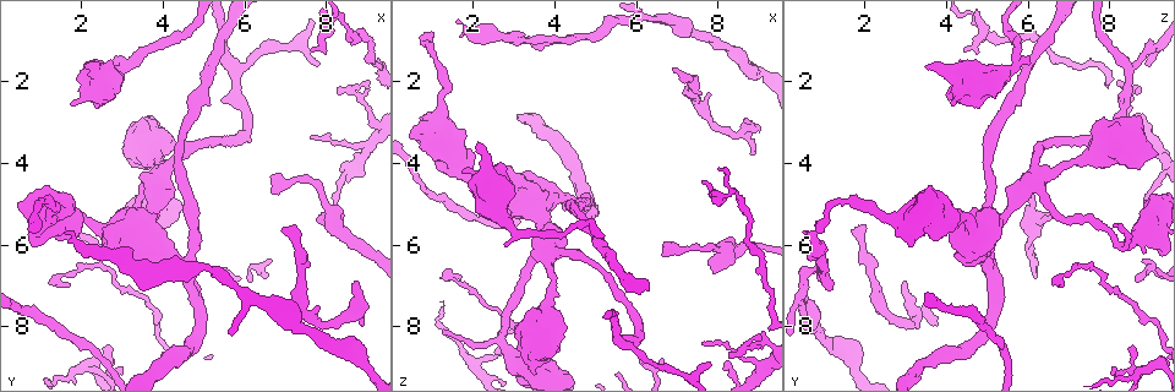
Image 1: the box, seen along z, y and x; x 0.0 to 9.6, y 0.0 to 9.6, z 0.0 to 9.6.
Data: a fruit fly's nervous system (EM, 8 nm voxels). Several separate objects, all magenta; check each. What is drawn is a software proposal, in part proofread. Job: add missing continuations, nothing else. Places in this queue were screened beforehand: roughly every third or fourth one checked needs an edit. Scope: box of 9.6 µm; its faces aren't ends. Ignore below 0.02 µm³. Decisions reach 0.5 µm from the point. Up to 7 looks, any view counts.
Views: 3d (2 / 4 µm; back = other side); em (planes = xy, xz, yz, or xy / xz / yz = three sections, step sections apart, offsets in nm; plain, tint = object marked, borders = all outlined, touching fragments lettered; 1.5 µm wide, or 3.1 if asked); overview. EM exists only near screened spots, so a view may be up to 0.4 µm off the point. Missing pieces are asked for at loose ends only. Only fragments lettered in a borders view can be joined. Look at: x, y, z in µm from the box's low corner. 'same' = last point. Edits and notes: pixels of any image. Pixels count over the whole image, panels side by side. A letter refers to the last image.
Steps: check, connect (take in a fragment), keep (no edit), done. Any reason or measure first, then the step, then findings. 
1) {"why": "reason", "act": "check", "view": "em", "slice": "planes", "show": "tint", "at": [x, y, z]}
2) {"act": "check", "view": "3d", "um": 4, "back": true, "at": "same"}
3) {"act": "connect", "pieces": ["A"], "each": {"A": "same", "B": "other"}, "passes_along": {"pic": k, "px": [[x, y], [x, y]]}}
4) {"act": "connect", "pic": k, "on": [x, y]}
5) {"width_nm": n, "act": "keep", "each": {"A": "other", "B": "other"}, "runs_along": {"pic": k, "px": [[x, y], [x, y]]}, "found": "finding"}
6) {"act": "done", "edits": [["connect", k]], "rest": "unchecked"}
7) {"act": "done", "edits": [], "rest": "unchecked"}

{"why": "free end", "act": "check", "view": "3d", "um": 4, "at": [8.85, 7.90, 3.85]}

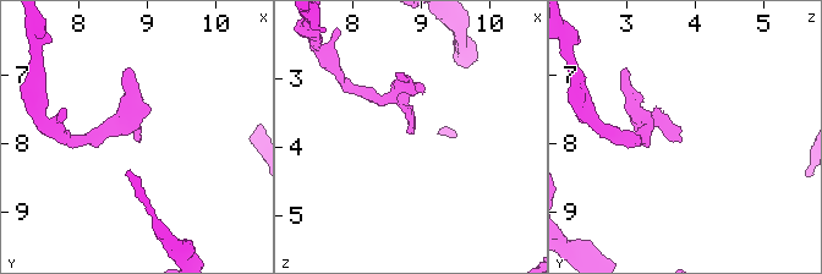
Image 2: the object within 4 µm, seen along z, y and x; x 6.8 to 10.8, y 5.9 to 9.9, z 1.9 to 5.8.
{"why": "now the EM", "act": "check", "view": "em", "slice": "yz", "step": 8, "show": "borders", "at": [8.80, 8.00, 3.85]}

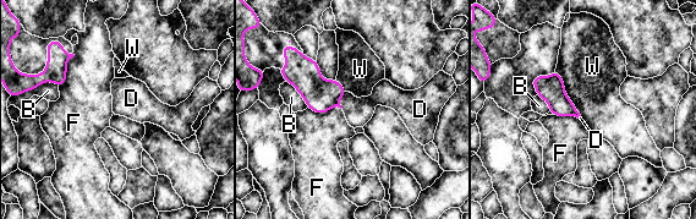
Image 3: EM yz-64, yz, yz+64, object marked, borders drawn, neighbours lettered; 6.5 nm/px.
{"act": "connect", "pieces": ["D"], "each": {"B": "other", "D": "same", "F": "other", "W": "other"}, "passes_along": {"pic": 3, "px": [[321, 96], [339, 99], [359, 111]]}, "found": "it goes on there"}

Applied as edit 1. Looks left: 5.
{"why": "redraw", "act": "check", "view": "overview"}

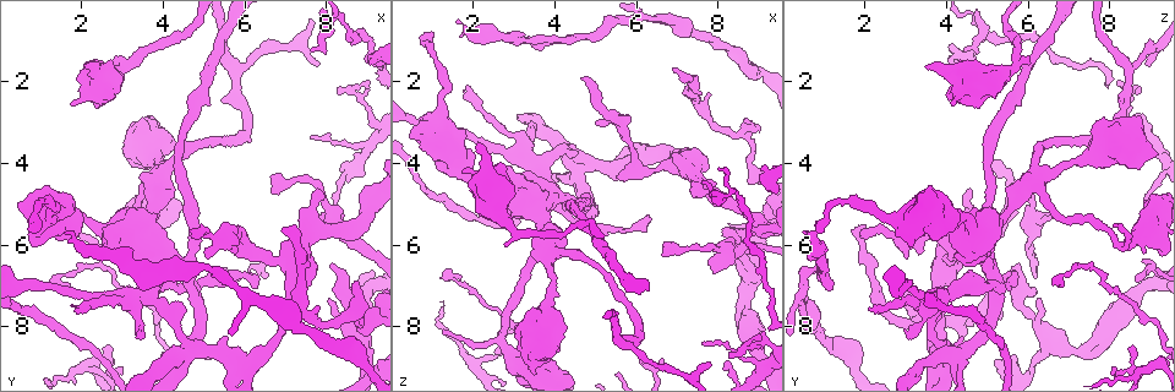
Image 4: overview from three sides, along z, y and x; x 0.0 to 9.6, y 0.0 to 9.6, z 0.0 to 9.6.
{"why": "thin end", "act": "check", "view": "3d", "um": 2, "at": [6.95, 5.60, 1.65]}

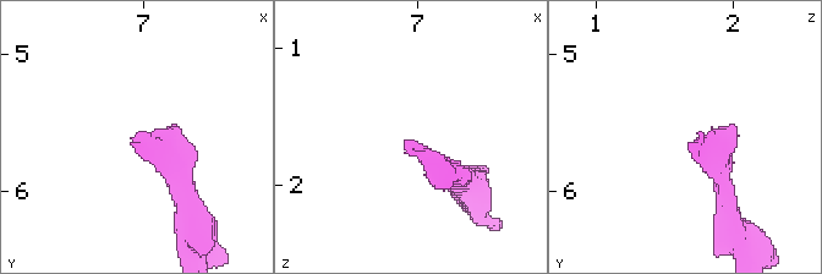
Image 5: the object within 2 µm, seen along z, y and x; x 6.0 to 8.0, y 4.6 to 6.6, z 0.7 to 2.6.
{"act": "check", "view": "em", "slice": "planes", "show": "borders", "at": [6.92, 5.64, 1.64]}

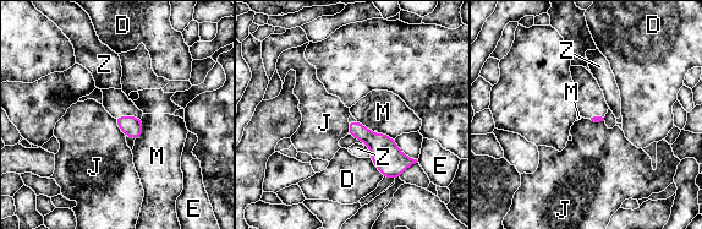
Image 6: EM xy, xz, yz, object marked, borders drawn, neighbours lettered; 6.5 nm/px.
{"act": "keep", "each": {"D": "other", "E": "other", "J": "other", "M": "other", "Z": "other"}, "border": {"pic": 6, "px": [[140, 119], [142, 134], [135, 140]]}, "found": "none of them fits"}

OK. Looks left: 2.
{"act": "done", "edits": [["connect", 3]], "rest": "unchecked"}

